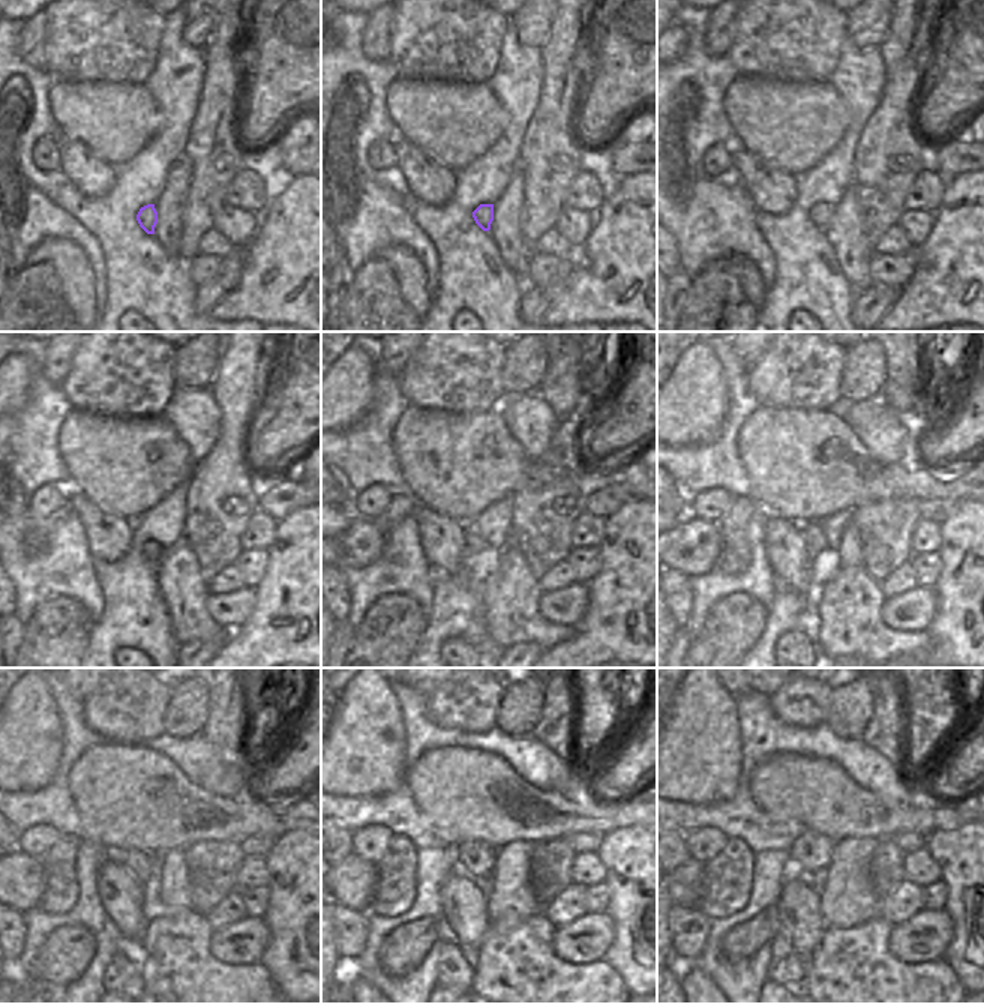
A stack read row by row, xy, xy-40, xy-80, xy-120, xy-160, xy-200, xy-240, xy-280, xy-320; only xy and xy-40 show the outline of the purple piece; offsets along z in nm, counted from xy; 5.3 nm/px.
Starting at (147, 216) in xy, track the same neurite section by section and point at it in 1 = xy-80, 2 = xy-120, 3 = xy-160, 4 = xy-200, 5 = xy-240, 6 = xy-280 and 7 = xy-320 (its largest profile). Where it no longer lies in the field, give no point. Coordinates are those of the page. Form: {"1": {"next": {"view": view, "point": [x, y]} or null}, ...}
{"1": {"next": {"view": "xy-80", "point": [821, 215]}}, "2": {"next": {"view": "xy-120", "point": [152, 551]}}, "3": {"next": {"view": "xy-160", "point": [474, 544]}}, "4": {"next": {"view": "xy-200", "point": [815, 541]}}, "5": {"next": {"view": "xy-240", "point": [138, 862]}}, "6": {"next": {"view": "xy-280", "point": [476, 859]}}, "7": {"next": {"view": "xy-320", "point": [812, 851]}}}

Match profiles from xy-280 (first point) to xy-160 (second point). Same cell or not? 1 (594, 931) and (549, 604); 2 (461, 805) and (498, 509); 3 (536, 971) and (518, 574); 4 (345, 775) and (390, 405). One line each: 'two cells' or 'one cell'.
1: one cell
2: two cells
3: one cell
4: two cells

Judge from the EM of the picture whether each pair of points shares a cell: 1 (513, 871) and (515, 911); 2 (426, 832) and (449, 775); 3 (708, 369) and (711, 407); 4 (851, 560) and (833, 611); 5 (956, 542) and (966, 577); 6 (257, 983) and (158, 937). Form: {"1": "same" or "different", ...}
{"1": "same", "2": "different", "3": "same", "4": "different", "5": "same", "6": "same"}

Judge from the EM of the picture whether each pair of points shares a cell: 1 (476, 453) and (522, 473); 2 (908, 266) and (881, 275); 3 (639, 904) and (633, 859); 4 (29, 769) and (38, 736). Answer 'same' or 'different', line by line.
1: same
2: same
3: same
4: same

